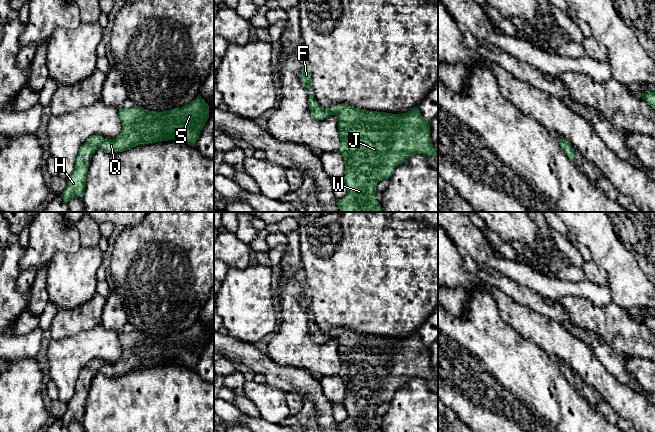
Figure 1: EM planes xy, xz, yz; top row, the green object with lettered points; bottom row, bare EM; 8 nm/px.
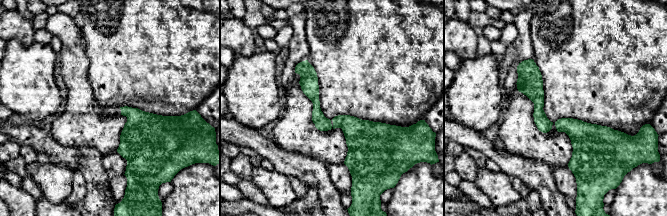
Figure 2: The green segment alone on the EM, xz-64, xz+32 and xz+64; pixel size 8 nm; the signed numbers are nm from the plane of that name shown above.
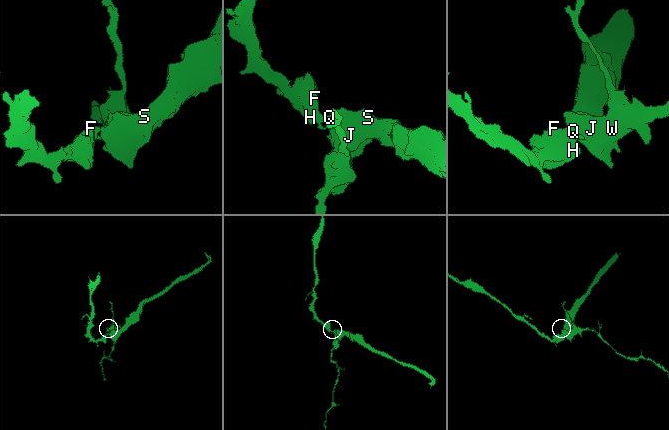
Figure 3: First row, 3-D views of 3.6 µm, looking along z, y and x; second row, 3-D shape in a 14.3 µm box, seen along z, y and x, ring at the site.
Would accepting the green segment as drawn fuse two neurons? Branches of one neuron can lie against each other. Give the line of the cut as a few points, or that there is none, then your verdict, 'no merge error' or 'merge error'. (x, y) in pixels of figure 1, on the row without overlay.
no cut | no merge error

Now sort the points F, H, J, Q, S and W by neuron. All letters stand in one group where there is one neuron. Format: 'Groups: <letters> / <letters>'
Groups: F H J Q S W

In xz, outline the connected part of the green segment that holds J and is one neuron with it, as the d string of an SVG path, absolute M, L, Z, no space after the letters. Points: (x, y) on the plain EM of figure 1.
M306 284L301 305L309 316L309 333L314 343L323 344L331 339L338 341L340 360L338 376L344 383L344 407L347 412L347 418L337 425L340 432L381 432L376 424L378 406L389 403L395 392L414 378L438 381L431 367L430 347L424 343L417 331L402 338L363 334L345 327L336 332L324 333L319 330L310 315L311 295Z

